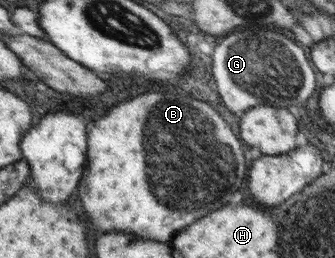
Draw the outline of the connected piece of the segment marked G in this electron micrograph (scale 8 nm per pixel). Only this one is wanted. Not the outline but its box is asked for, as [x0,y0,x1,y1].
[212,32,316,114]

